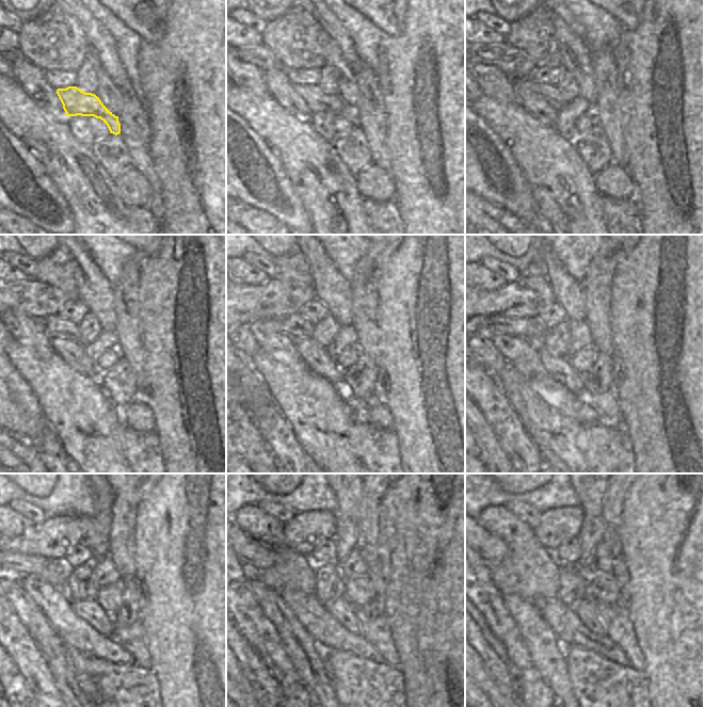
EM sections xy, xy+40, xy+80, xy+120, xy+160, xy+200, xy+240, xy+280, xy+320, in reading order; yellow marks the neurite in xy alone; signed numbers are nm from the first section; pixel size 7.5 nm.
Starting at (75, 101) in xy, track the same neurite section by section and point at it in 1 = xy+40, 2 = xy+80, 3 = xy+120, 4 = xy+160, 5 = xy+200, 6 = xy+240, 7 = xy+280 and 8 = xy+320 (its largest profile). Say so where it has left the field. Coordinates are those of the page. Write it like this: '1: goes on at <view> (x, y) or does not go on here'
1: goes on at xy+40 (317, 101)
2: goes on at xy+80 (550, 94)
3: goes on at xy+120 (53, 325)
4: goes on at xy+160 (293, 325)
5: goes on at xy+200 (532, 327)
6: goes on at xy+240 (19, 563)
7: goes on at xy+280 (261, 558)
8: goes on at xy+320 (486, 542)

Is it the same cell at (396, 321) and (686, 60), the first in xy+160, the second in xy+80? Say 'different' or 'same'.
same

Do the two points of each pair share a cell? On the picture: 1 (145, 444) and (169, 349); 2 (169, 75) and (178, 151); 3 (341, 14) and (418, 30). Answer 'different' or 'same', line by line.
1: different
2: same
3: different

